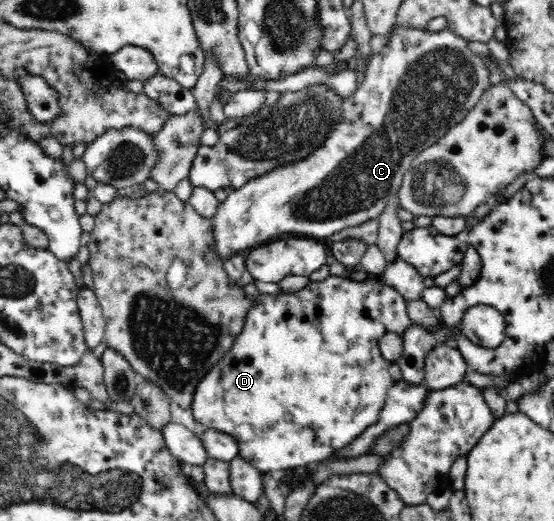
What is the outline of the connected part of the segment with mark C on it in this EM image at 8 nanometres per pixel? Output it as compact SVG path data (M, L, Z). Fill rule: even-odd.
M395 23L390 32L387 42L383 44L383 47L379 52L371 55L367 62L369 68L367 68L367 76L365 76L365 84L361 87L359 92L355 91L355 94L349 95L345 102L343 102L343 118L337 126L331 128L331 134L327 136L327 140L323 142L321 148L317 148L315 152L311 152L307 158L303 160L294 161L293 164L287 164L283 168L275 168L271 172L267 172L265 176L261 178L255 178L255 180L249 180L245 186L237 188L237 190L231 190L227 195L227 198L218 204L216 213L211 217L213 241L216 242L216 254L220 257L223 263L230 260L235 256L245 256L248 252L256 247L270 243L269 238L279 238L283 234L293 234L295 239L301 237L302 239L316 239L327 238L331 236L333 232L339 232L347 226L357 226L359 222L365 222L365 220L371 220L375 216L379 216L381 211L387 207L389 200L397 199L398 188L402 183L405 173L409 170L413 159L422 151L425 150L431 144L435 144L441 136L443 136L449 128L461 122L465 118L465 115L473 108L473 105L480 98L481 93L488 90L491 87L491 74L488 73L488 69L484 67L483 60L480 56L475 56L473 52L469 52L465 48L465 42L461 37L457 37L455 33L451 33L451 30L445 28L441 32L427 32L426 29L418 29L405 27L401 23Z

